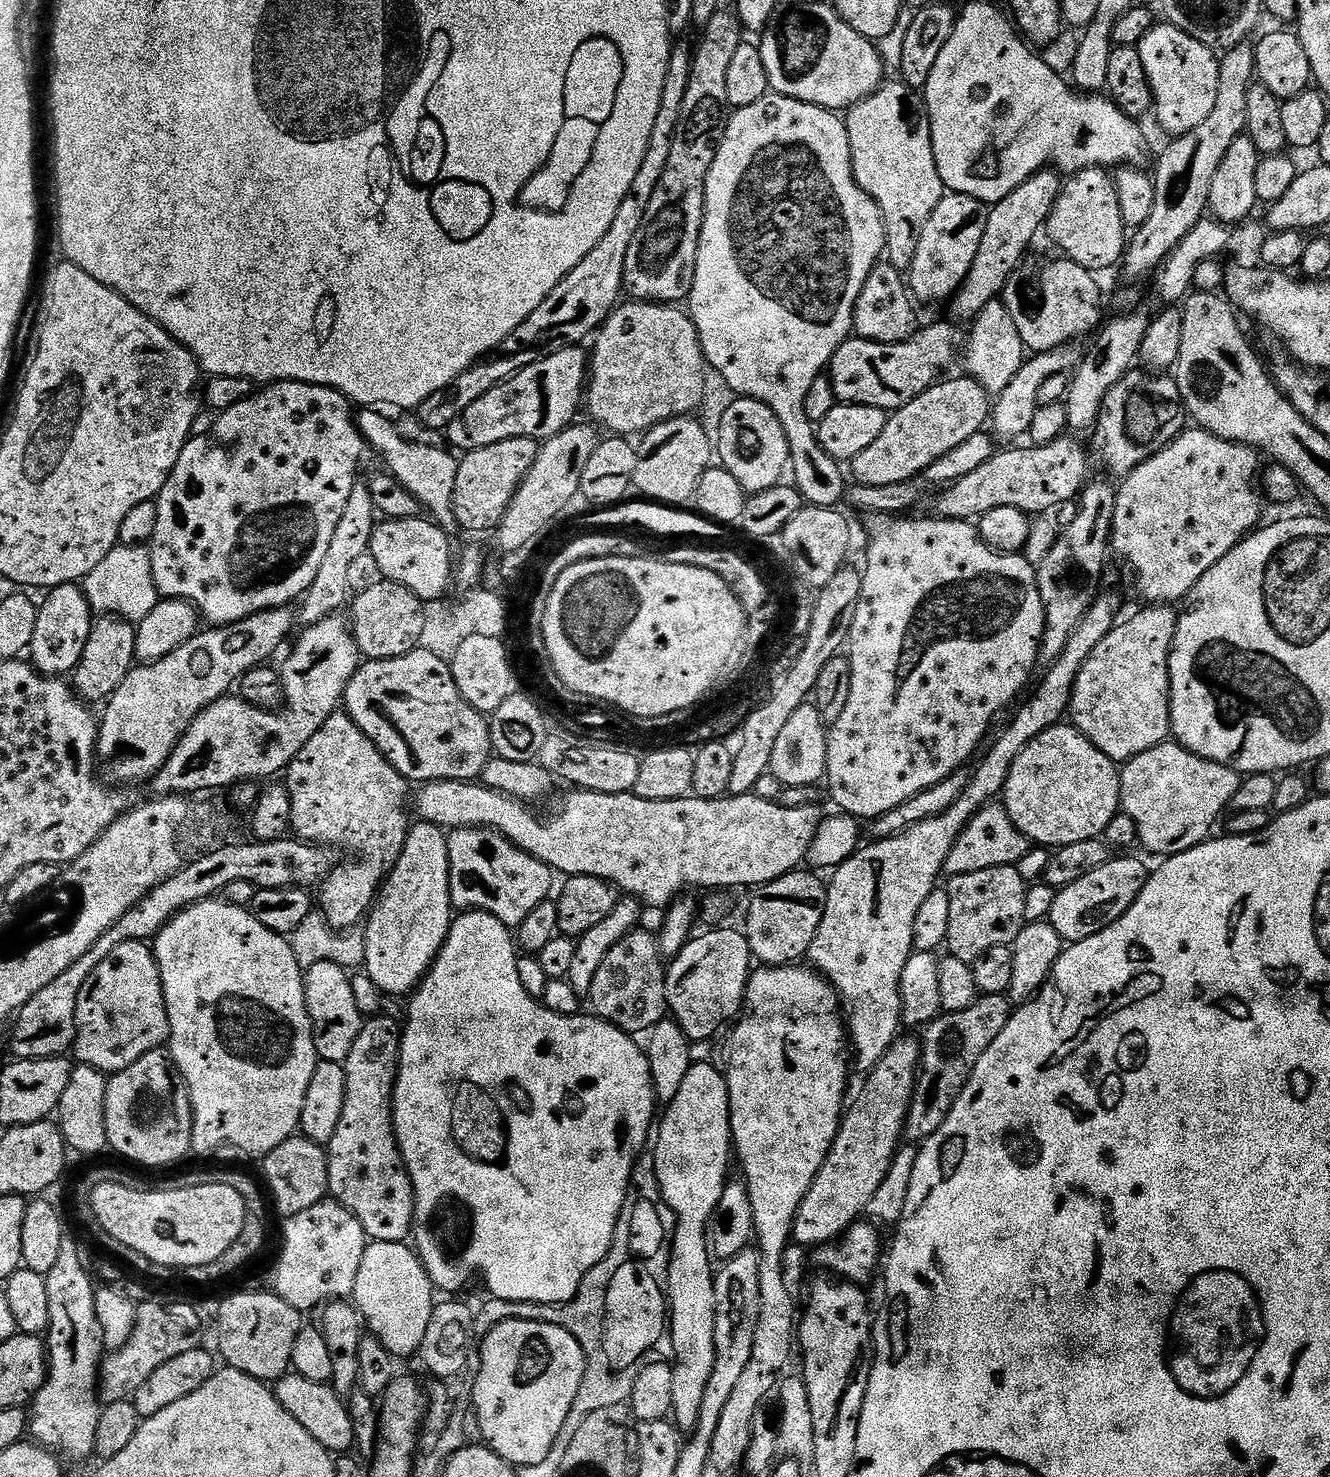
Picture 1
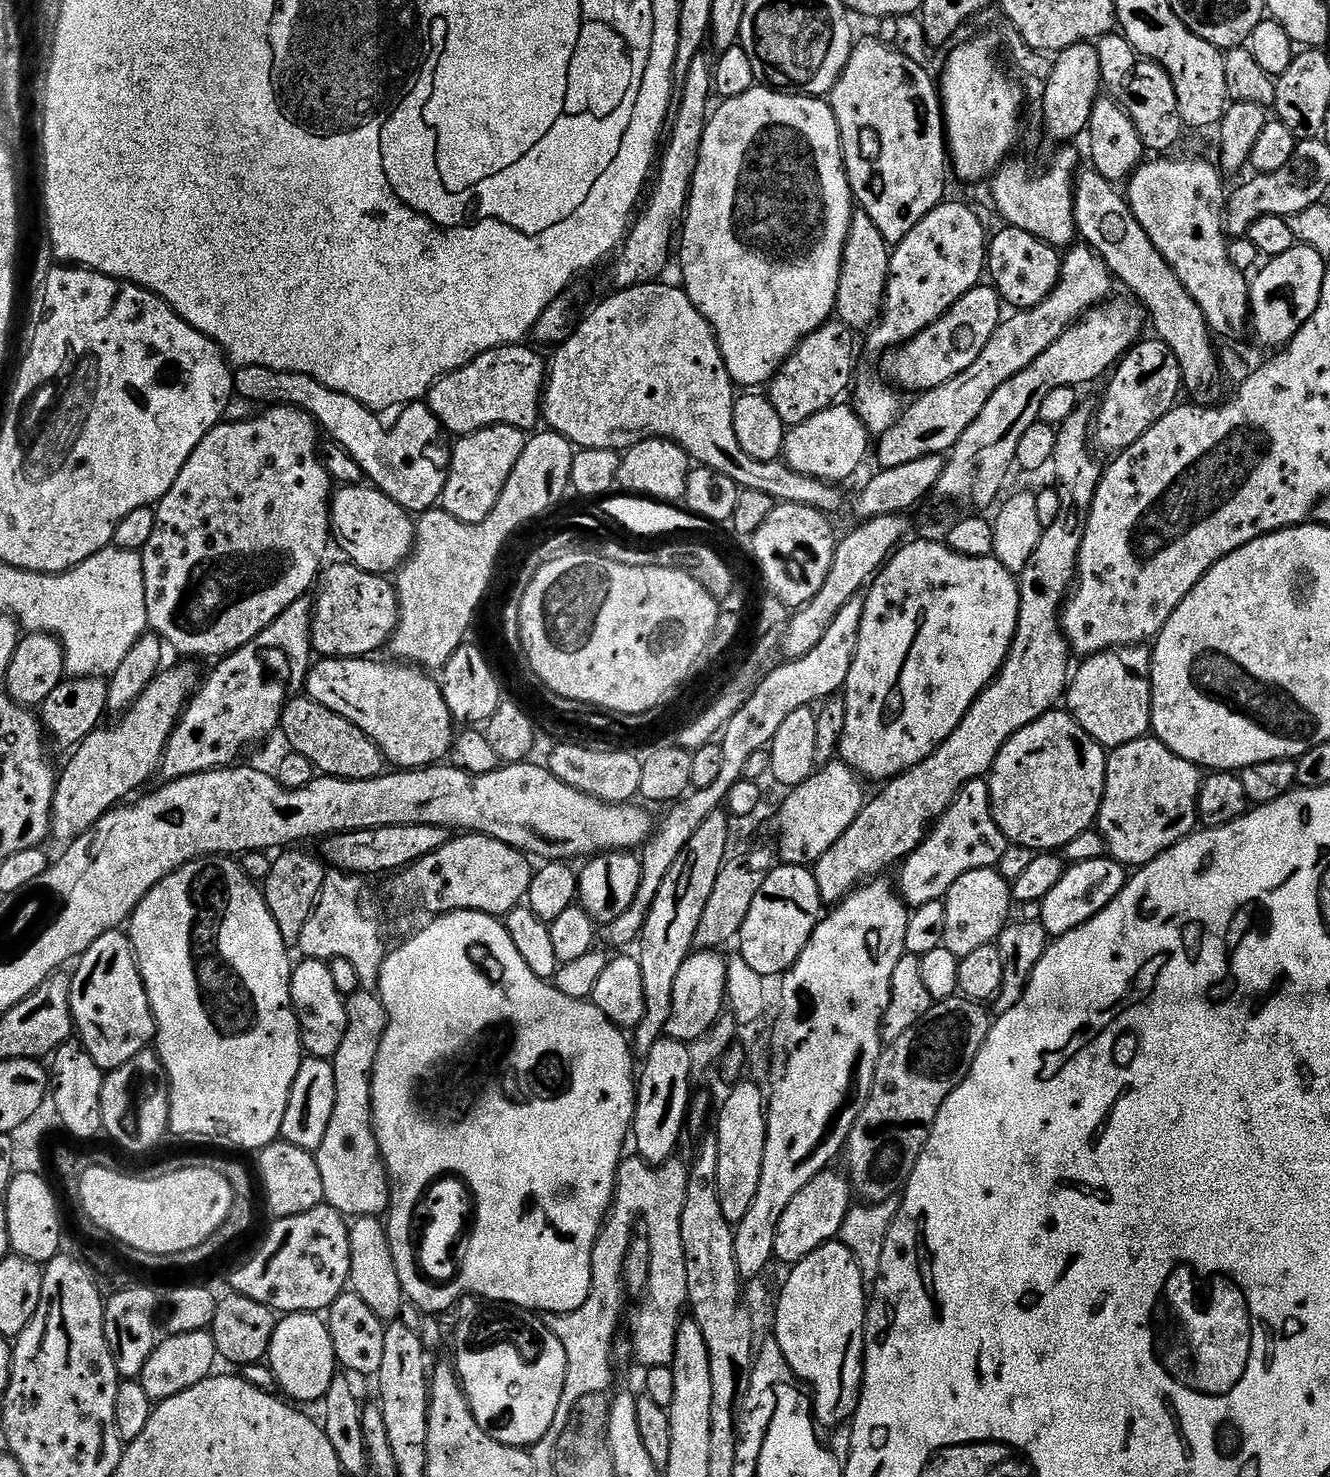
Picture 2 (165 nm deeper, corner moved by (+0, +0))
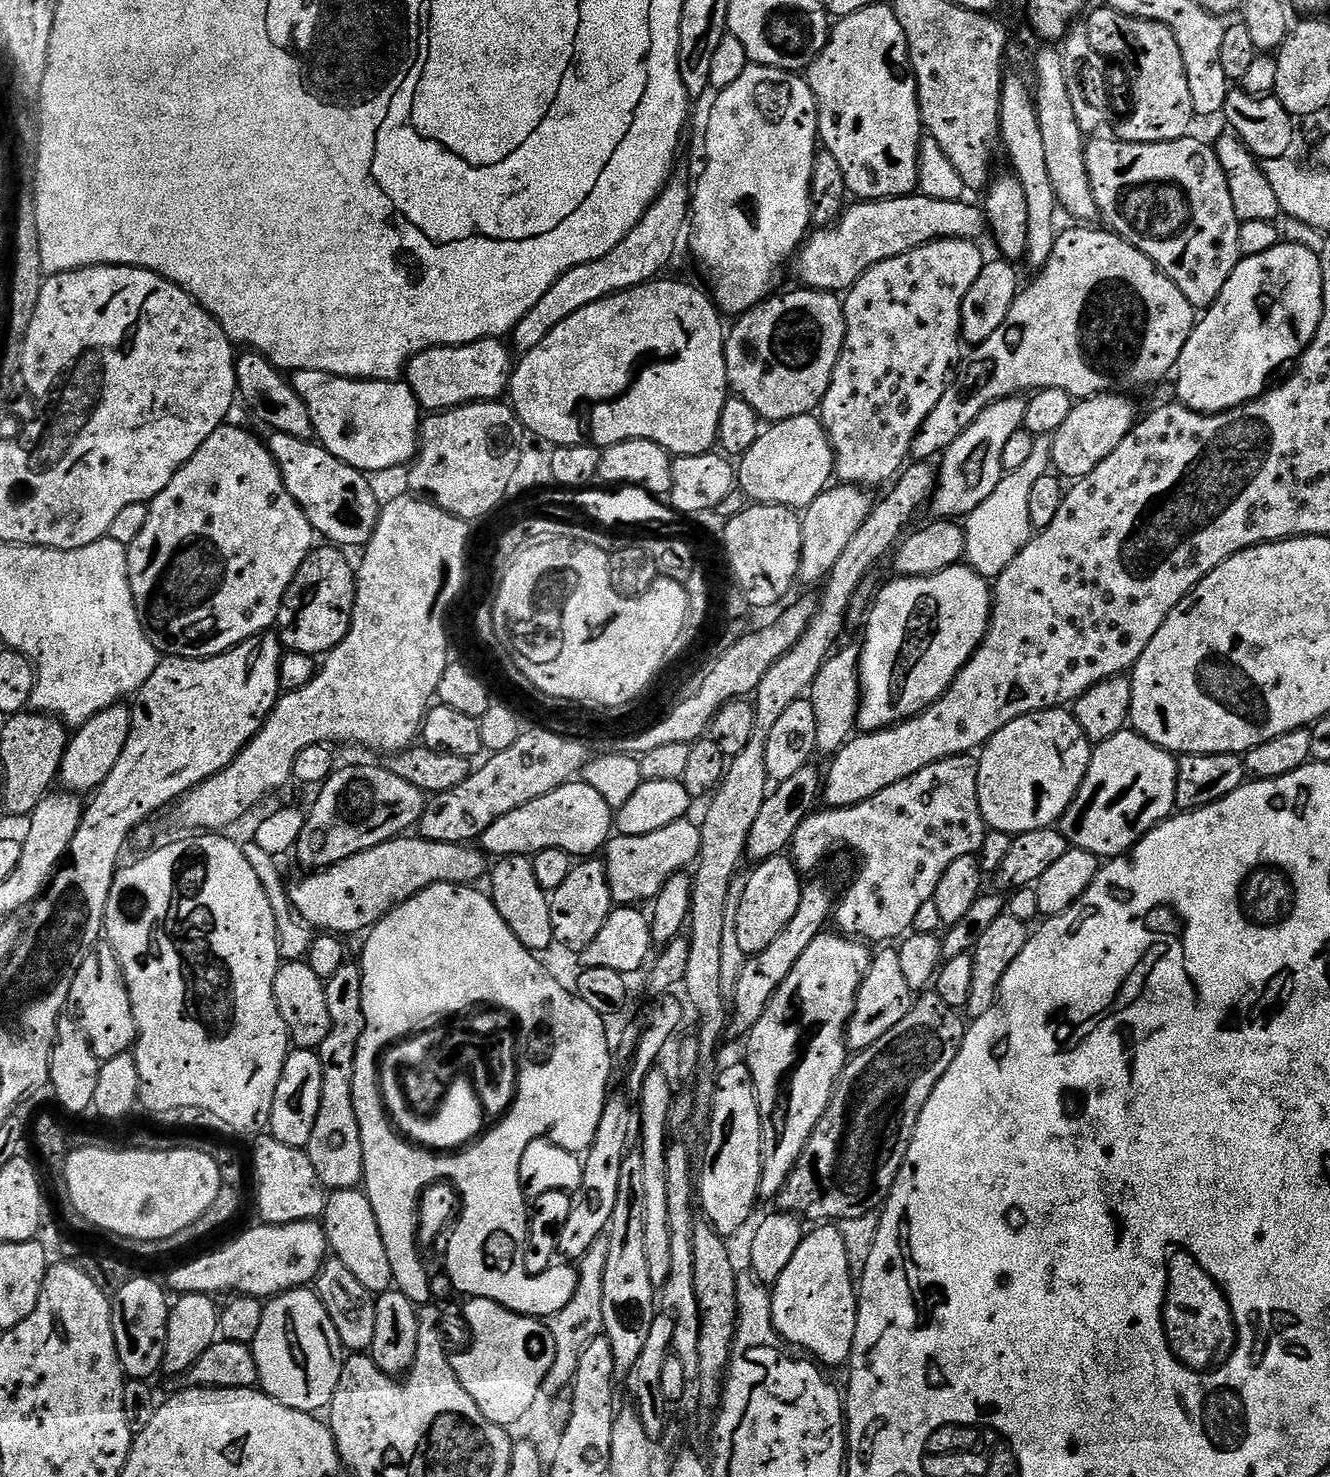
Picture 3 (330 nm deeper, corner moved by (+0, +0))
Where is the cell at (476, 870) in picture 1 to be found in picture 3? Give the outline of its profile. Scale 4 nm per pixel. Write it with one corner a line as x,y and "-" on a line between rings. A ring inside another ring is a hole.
405,834
395,840
387,840
370,850
362,850
342,862
329,868
309,871
304,877
288,888
288,896
292,905
306,918
313,929
323,930
328,934
345,934
344,932
367,933
381,920
389,910
397,904
414,898
422,890
435,884
467,884
475,885
476,880
485,879
490,864
485,853
479,847
450,842
434,842
426,840
419,834

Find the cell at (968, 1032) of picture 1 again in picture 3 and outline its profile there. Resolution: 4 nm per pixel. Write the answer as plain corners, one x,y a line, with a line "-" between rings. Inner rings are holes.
928,990
921,996
924,997
913,1003
906,1018
902,1018
894,1030
882,1034
874,1046
855,1053
845,1064
826,1114
822,1114
818,1126
814,1126
810,1142
806,1142
786,1186
780,1191
779,1211
795,1213
805,1221
839,1222
875,1212
888,1199
902,1170
906,1150
910,1150
914,1126
934,1086
938,1086
942,1074
950,1070
966,1031
965,1021
960,1021
961,1013
951,1008
939,994

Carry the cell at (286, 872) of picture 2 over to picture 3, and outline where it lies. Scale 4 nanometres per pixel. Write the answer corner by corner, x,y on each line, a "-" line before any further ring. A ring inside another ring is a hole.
352,764
349,768
337,767
332,776
319,787
312,808
309,807
302,828
302,834
294,849
294,857
304,870
329,868
362,850
370,850
387,840
405,835
419,825
426,793
418,786
411,785
405,778
398,778
388,767
381,764

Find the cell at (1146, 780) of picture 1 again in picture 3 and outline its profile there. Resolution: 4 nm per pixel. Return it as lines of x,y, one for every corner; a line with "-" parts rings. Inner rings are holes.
1125,730
1099,741
1093,747
1081,788
1058,823
1060,833
1068,839
1071,847
1081,848
1095,856
1123,856
1151,828
1157,828
1163,820
1173,815
1176,808
1176,762
1177,757
1173,753
1159,748
1135,730

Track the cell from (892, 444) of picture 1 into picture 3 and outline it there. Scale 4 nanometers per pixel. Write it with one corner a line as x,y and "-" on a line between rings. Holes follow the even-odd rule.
1096,226
1072,227
1076,228
1068,228
1065,232
1063,229
1057,235
1054,242
1054,250
1050,254
1046,266
1039,269
1033,275
1036,277
1033,278
1032,284
1026,285
1025,288
1023,285
1017,291
1014,302
1010,306
1010,314
1006,314
1006,322
1002,322
1002,326
998,326
998,330
994,330
994,334
990,334
990,338
986,338
986,342
979,345
973,351
976,353
973,354
972,361
968,364
968,369
964,373
961,371
953,379
952,383
948,385
946,394
942,394
938,406
934,406
934,410
930,410
926,422
922,422
918,434
912,439
910,456
913,461
928,462
933,458
939,457
952,445
954,438
958,438
958,434
962,434
976,421
978,414
982,414
982,410
986,410
986,406
990,406
999,400
1005,400
1007,396
1028,394
1033,390
1039,390
1041,388
1061,388
1062,390
1066,390
1066,394
1070,394
1073,398
1100,396
1103,392
1136,394
1132,392
1138,391
1139,388
1148,388
1151,384
1158,383
1163,376
1171,377
1173,375
1176,363
1180,361
1182,346
1186,346
1186,342
1190,338
1193,328
1198,323
1197,309
1192,307
1192,303
1186,298
1186,294
1182,294
1182,290
1178,290
1178,286
1174,286
1172,279
1154,261
1146,258
1146,254
1142,254
1142,250
1138,250
1130,241
1123,240
1115,232
1105,230
1103,227
1101,227
1102,229
1092,228

